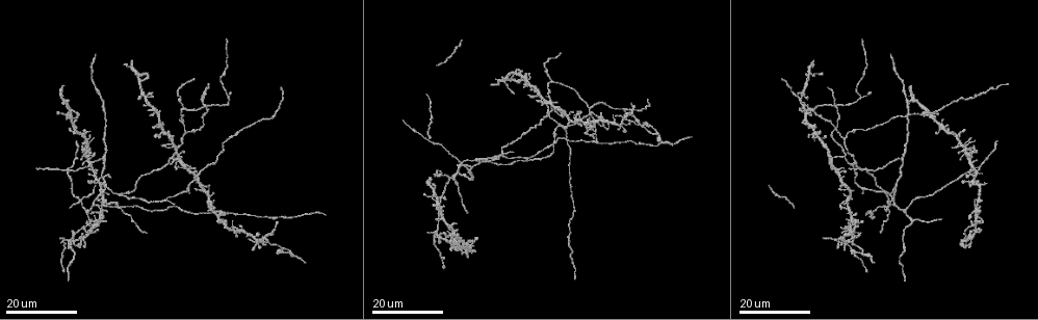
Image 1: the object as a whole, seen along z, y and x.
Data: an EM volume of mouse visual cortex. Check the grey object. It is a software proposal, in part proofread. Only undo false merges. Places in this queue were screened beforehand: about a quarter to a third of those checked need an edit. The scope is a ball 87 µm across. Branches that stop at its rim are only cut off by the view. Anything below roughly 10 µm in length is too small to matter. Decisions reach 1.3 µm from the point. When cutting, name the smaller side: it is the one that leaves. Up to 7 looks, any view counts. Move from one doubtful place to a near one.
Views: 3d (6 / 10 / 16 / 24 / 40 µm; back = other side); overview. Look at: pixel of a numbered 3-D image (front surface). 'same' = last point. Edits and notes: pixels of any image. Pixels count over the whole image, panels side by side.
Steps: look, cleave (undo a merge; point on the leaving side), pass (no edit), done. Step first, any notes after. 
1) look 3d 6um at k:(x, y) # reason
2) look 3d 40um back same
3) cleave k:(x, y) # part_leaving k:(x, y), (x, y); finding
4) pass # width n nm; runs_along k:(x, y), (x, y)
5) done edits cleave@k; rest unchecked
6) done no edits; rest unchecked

look 3d 24um at 1:(625, 117)

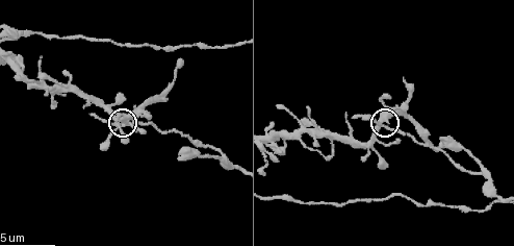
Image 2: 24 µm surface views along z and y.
look 3d 6um at 2:(125, 120)

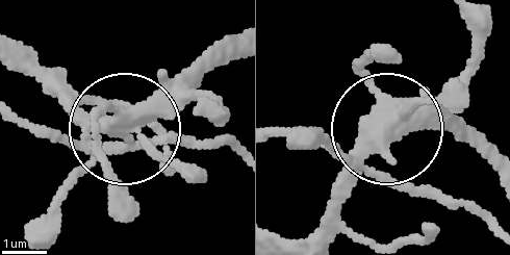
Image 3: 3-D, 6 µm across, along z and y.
cleave 3:(59, 203) # arms 5; part_leaving 3:(88, 145), (230, 148); a second neuron is stuck on

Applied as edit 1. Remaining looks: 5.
look 3d 16um at 1:(808, 109) # four arms meet

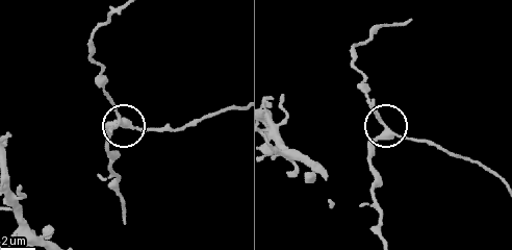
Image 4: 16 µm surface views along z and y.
look 3d 6um at 4:(386, 130)

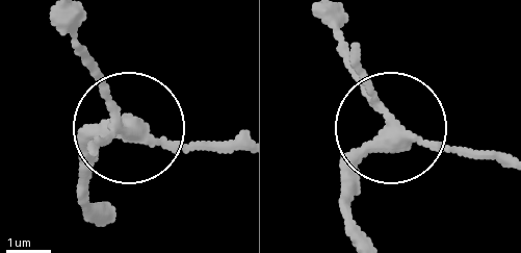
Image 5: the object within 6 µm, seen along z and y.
pass # width 300 nm; runs_along 5:(94, 225), (82, 173), (120, 117), (75, 53); one neuron here

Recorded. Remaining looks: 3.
look 3d 16um at 1:(121, 195) # branch point

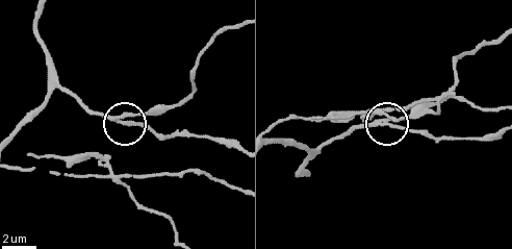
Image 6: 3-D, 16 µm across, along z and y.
look 3d 6um at 6:(124, 116)

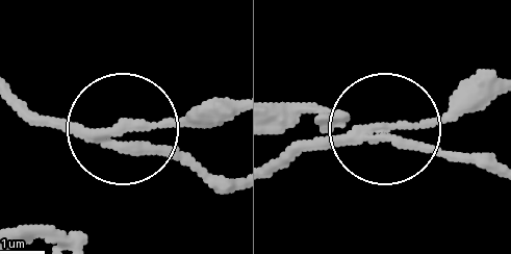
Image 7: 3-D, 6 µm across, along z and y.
pass # runs_along 7:(130, 127), (220, 127); one neuron here

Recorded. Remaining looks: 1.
done edits cleave@3; rest unchecked

